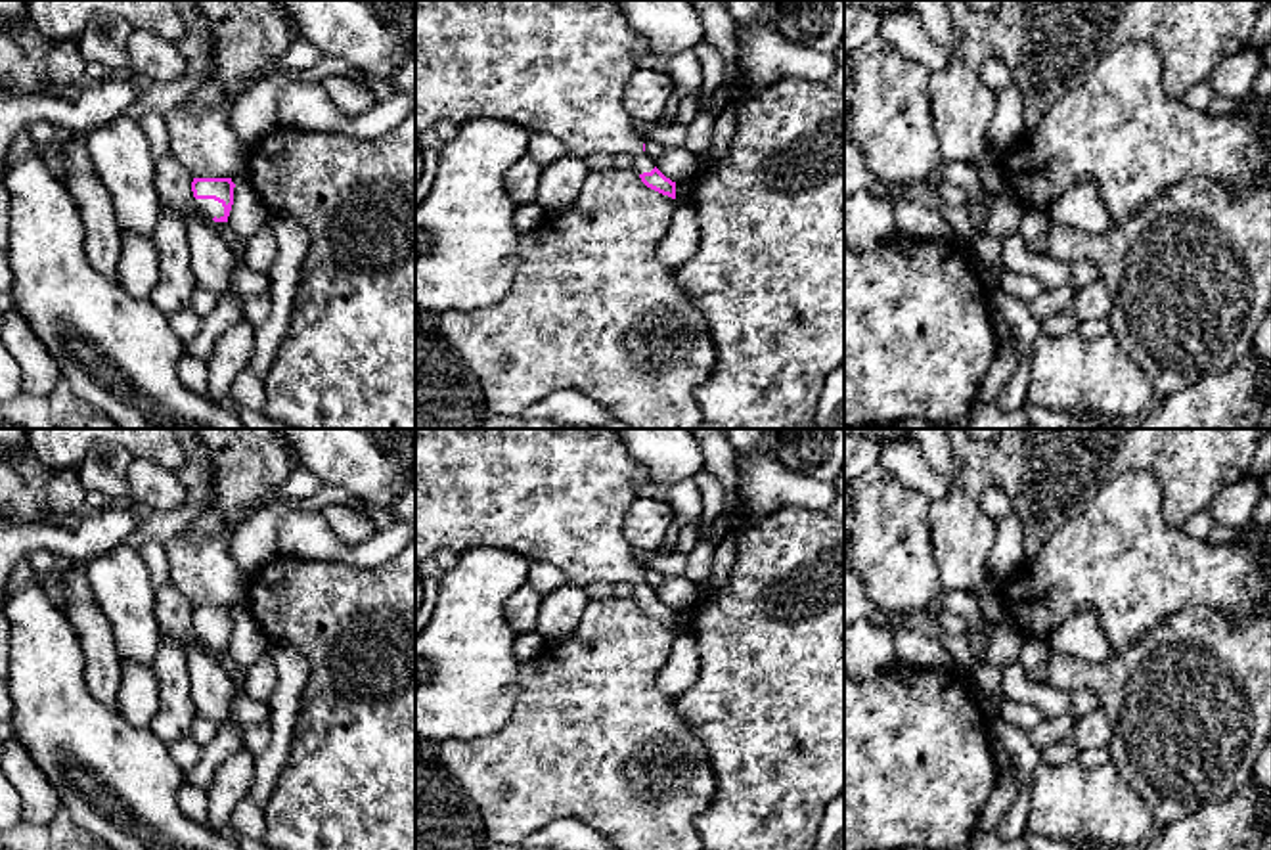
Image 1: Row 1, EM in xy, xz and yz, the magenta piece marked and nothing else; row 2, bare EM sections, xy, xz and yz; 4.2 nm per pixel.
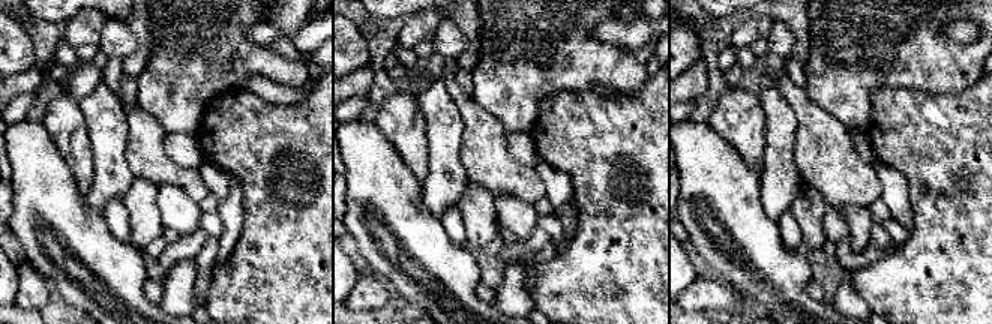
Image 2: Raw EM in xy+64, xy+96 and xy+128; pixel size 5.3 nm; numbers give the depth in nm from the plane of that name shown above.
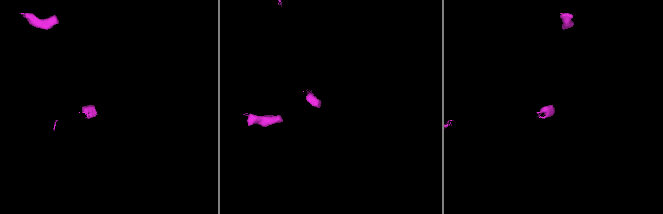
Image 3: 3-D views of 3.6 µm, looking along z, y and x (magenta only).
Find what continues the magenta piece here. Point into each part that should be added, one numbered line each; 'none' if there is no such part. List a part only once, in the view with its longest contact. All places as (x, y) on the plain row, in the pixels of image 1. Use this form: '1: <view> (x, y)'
1: xy (211, 636)

